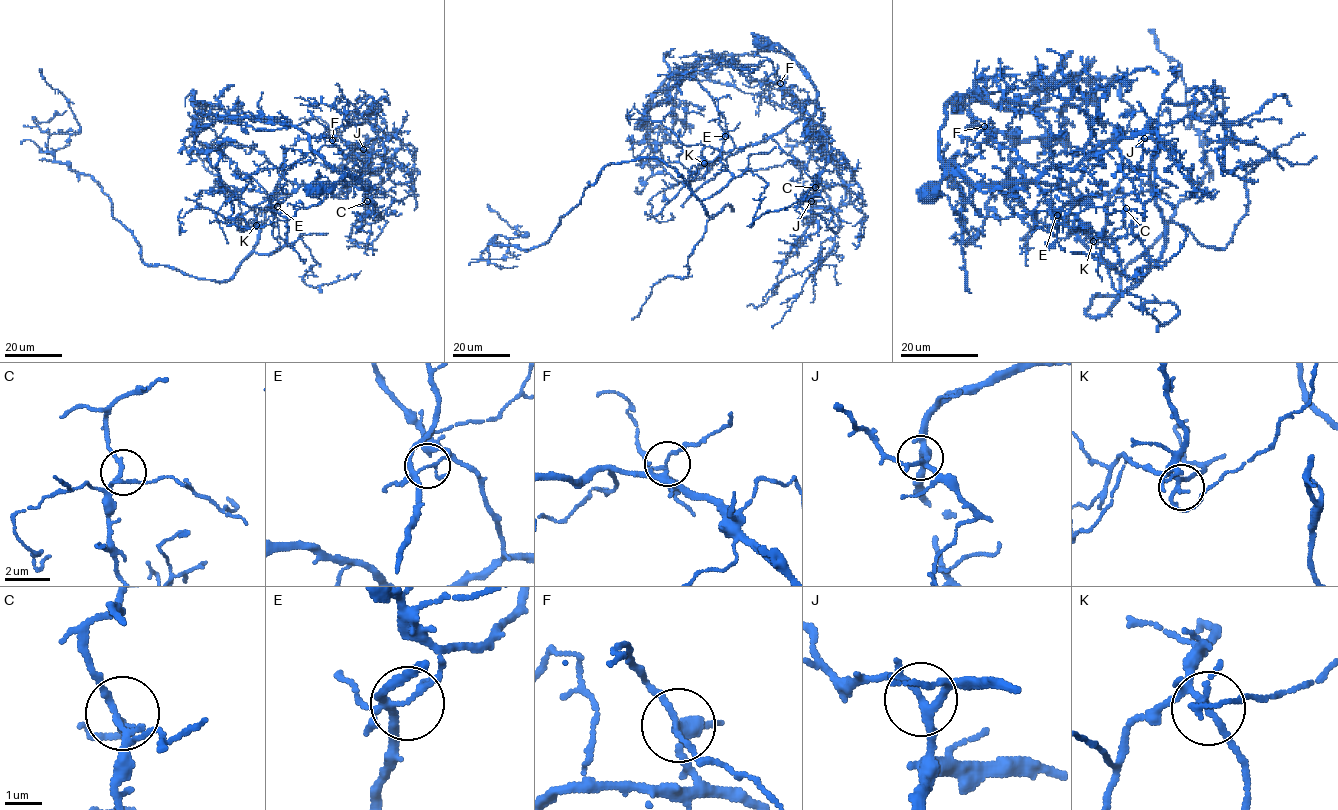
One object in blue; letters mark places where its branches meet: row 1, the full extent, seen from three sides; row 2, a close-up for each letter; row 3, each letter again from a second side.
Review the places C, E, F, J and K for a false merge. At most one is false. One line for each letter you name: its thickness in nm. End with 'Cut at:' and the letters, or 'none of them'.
E: calibre 150 nm
Cut at: E

